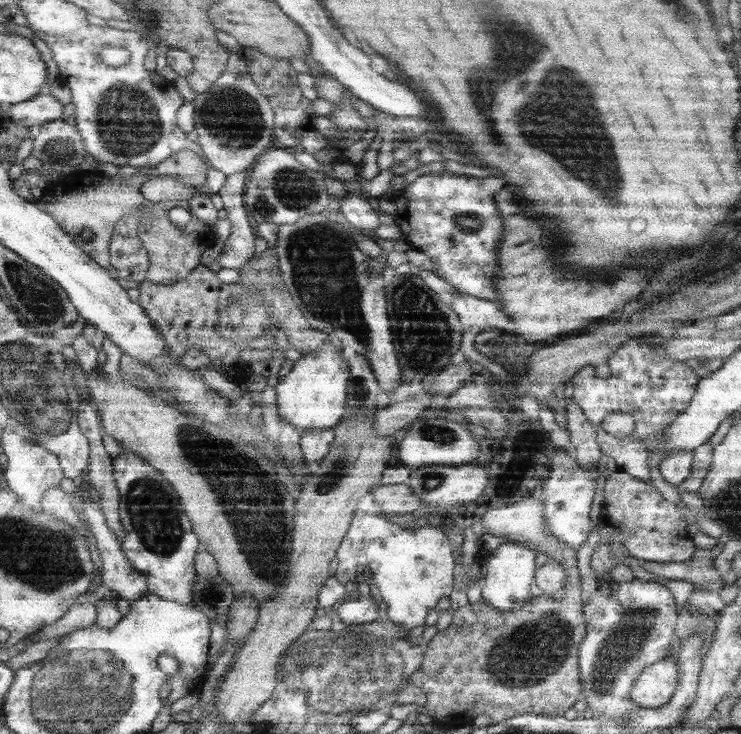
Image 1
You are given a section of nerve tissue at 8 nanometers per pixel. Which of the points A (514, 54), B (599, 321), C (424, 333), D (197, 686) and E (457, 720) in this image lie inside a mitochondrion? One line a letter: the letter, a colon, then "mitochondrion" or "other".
A: mitochondrion
B: other
C: mitochondrion
D: other
E: other

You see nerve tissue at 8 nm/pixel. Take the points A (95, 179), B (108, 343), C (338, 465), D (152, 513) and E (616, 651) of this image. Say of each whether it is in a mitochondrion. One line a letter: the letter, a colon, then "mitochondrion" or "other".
A: other
B: other
C: mitochondrion
D: mitochondrion
E: mitochondrion

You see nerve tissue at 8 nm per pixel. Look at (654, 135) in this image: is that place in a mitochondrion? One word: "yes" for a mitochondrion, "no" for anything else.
no

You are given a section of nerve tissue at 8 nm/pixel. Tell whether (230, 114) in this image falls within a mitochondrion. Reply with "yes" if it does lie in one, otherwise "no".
yes

